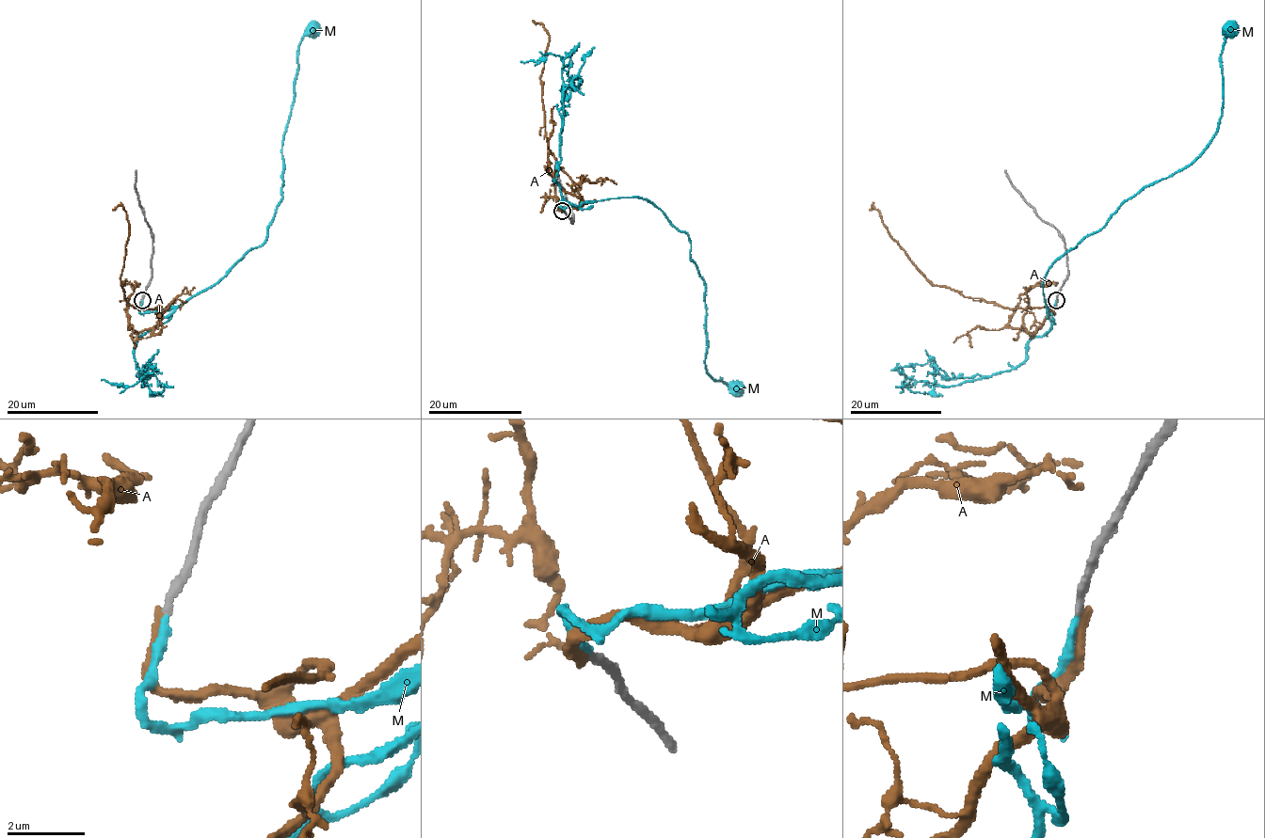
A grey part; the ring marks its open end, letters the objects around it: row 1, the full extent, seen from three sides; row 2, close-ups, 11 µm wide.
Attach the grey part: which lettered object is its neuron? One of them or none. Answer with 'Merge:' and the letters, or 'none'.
Merge: M

